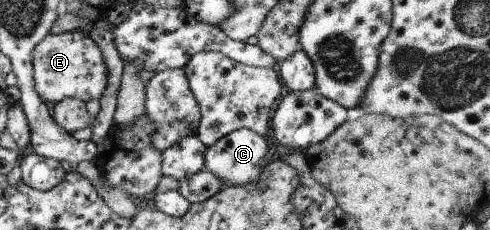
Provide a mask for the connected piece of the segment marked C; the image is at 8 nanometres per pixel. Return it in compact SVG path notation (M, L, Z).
M240 128L231 131L228 135L221 137L214 145L206 147L204 151L204 167L212 175L218 177L224 187L234 185L248 185L258 181L260 171L264 167L264 157L268 153L268 143L266 139L251 129Z

